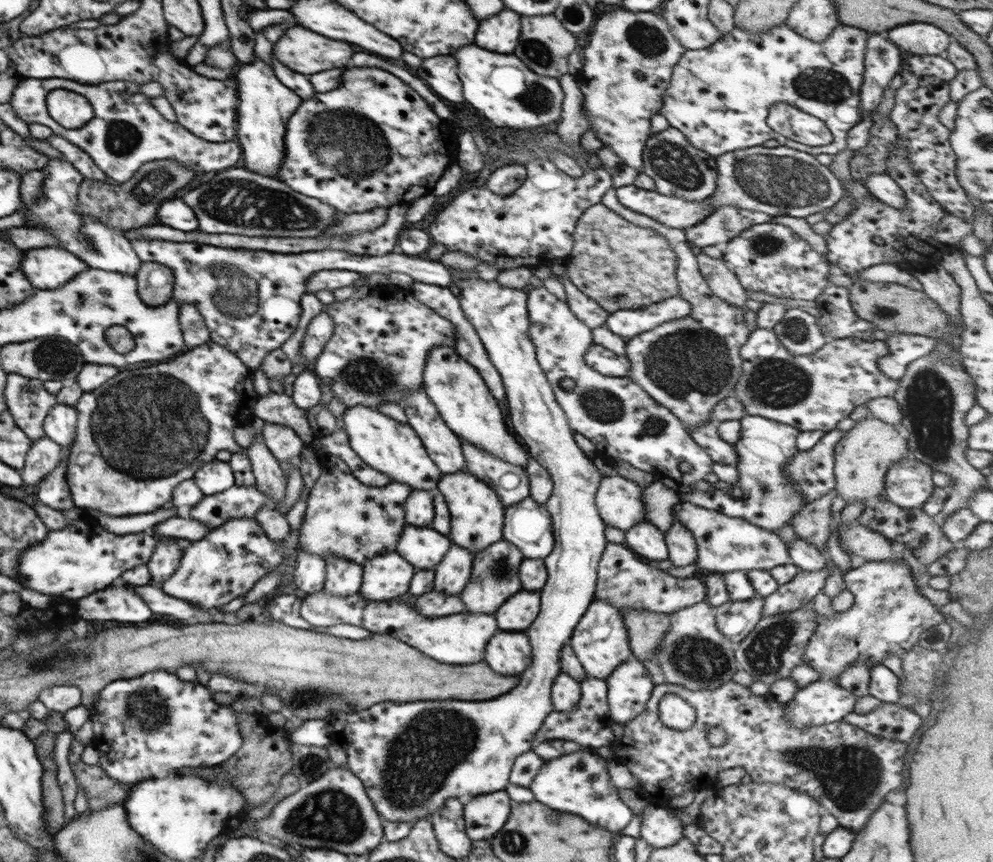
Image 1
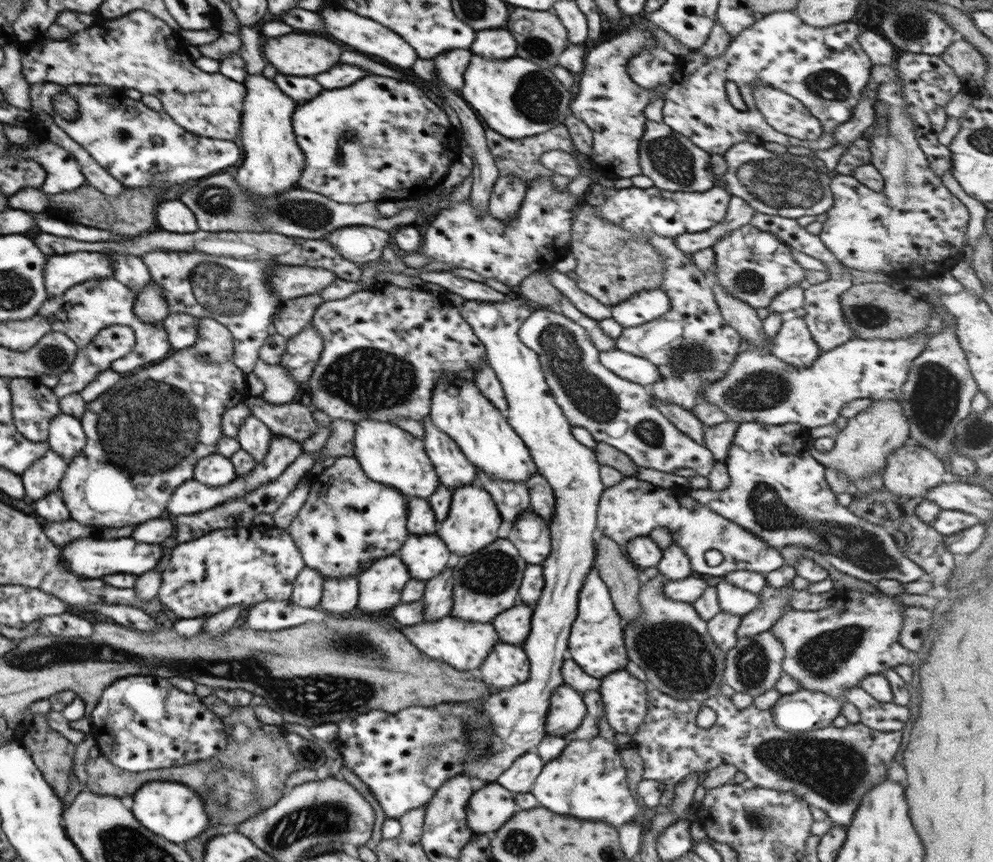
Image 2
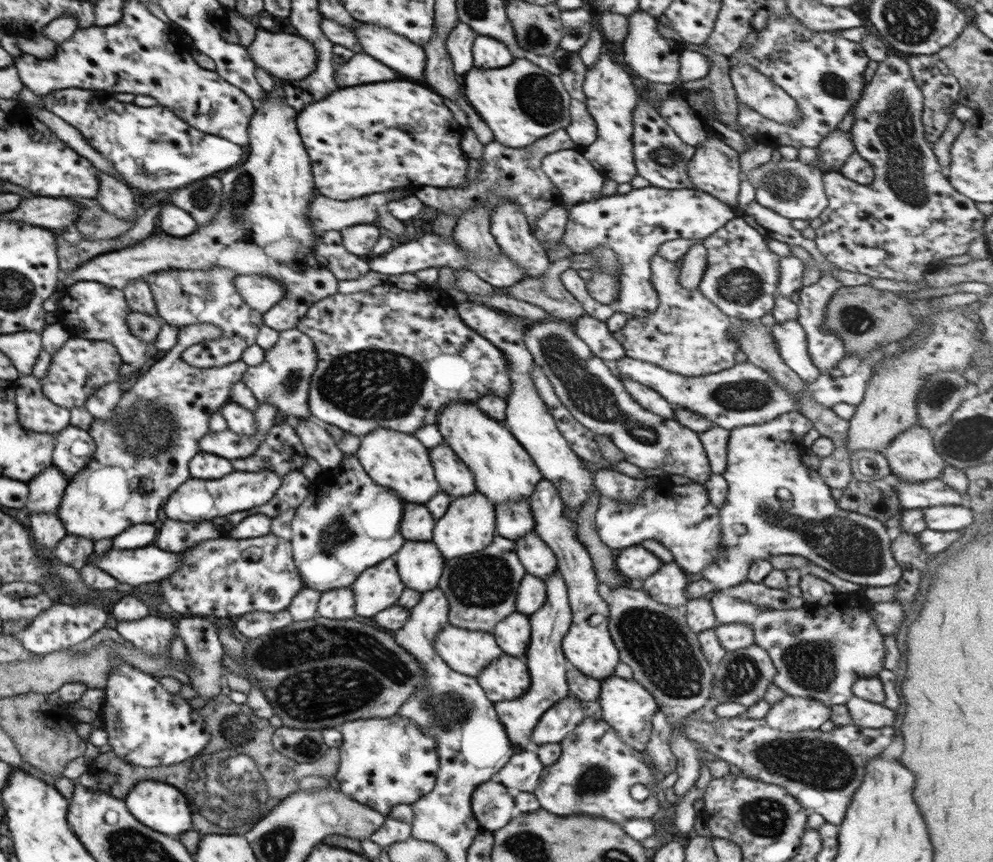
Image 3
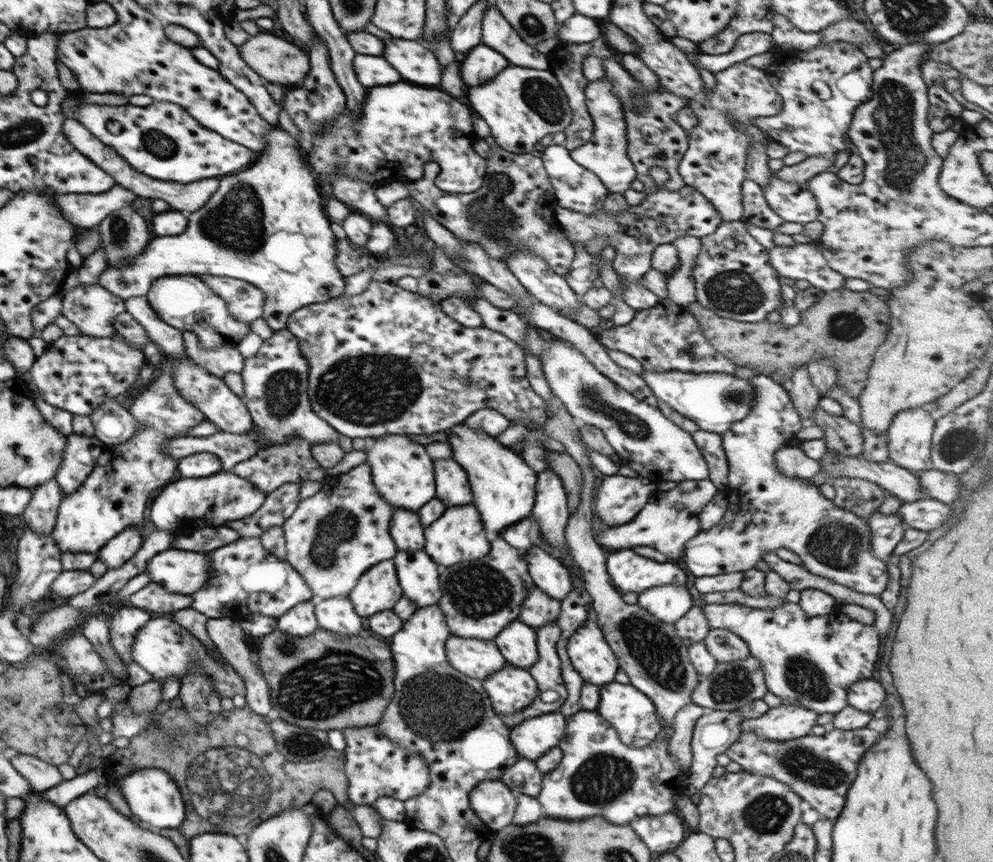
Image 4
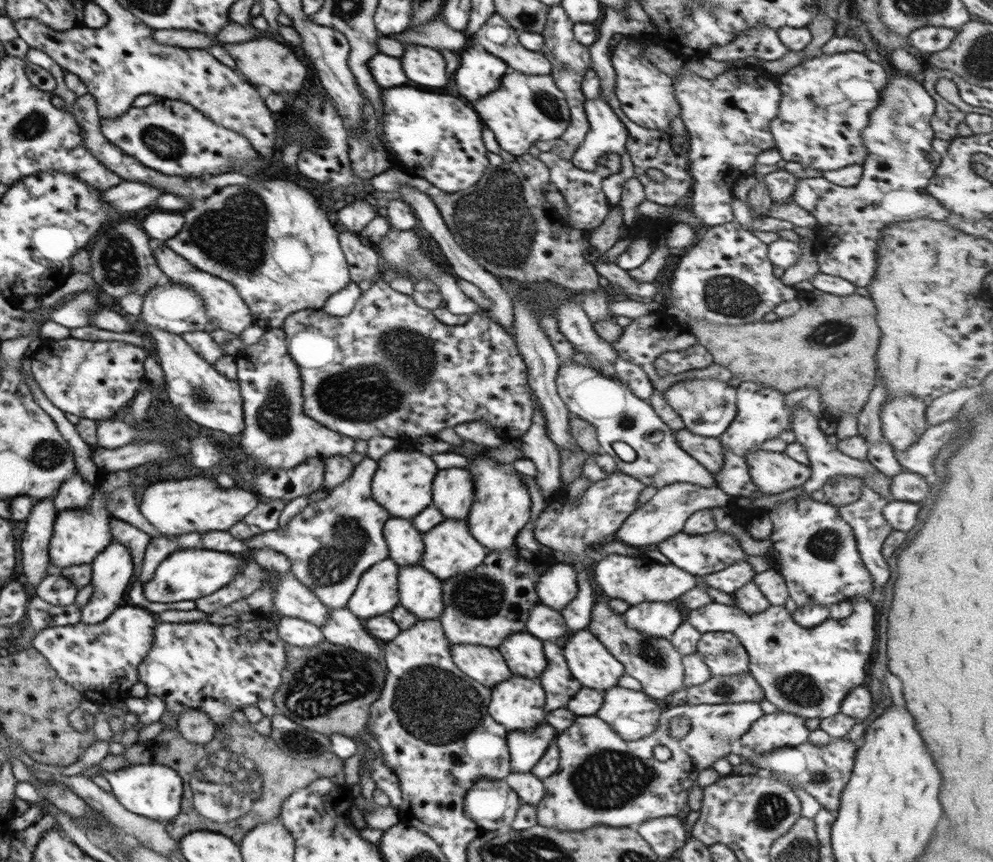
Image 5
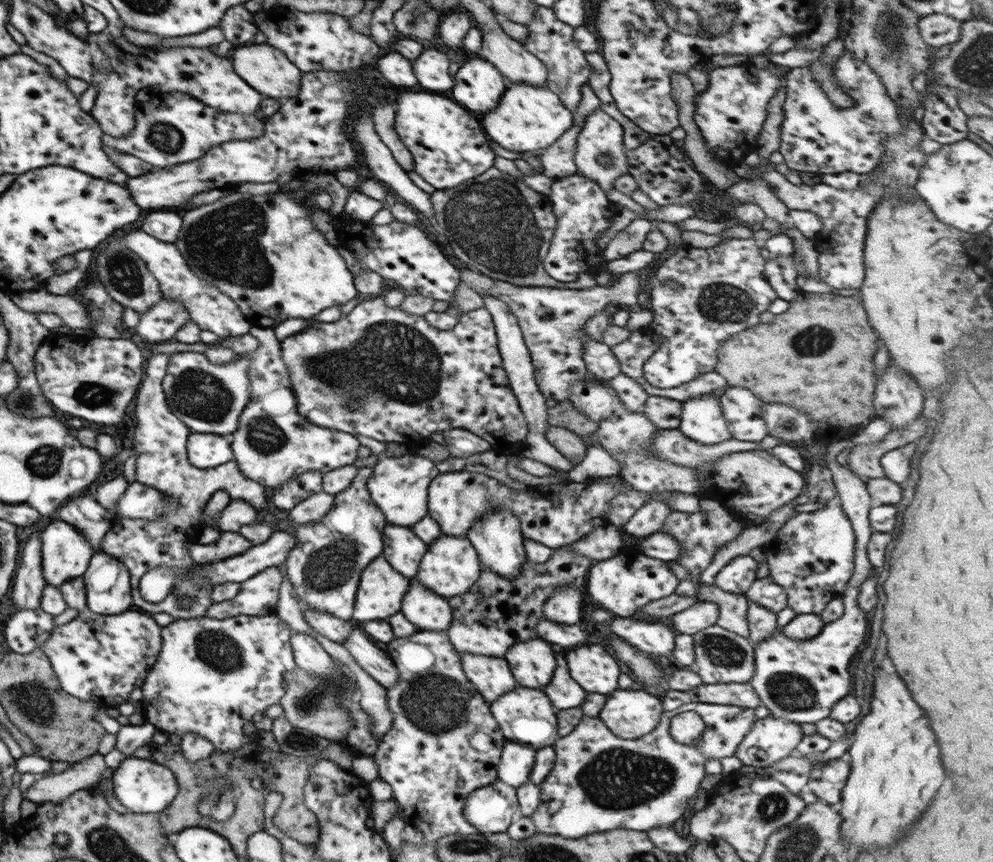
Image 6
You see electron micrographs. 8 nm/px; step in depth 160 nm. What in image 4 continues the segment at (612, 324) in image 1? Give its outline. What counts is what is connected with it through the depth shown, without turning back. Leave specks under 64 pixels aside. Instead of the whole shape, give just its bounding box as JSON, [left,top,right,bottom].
[554,185,722,311]

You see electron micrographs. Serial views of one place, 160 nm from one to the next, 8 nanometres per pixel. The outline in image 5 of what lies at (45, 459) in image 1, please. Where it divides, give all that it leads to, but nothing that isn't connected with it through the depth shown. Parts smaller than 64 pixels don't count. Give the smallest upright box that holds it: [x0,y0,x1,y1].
[19,499,56,591]

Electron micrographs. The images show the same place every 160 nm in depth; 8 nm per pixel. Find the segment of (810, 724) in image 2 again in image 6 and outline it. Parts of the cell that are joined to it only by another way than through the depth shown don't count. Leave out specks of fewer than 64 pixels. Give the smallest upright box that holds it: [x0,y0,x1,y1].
[734,715,803,768]

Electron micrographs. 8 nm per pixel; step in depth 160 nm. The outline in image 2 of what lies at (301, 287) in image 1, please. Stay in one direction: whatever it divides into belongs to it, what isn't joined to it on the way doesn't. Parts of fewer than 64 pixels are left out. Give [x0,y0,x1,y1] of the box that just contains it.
[140,250,506,373]

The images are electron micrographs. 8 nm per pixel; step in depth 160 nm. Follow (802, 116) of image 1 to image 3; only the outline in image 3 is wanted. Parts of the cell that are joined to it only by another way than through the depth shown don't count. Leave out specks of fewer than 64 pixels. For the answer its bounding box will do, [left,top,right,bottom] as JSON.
[728,64,799,123]

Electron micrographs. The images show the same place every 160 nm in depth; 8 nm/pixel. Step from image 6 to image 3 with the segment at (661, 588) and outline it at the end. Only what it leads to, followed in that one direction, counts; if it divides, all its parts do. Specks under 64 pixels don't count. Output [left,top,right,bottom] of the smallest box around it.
[615,544,661,582]

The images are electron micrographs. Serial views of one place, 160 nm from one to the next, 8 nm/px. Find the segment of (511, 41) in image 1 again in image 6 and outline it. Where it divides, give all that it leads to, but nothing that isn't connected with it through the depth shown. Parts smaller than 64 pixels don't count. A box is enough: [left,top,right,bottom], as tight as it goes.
[451,54,507,116]

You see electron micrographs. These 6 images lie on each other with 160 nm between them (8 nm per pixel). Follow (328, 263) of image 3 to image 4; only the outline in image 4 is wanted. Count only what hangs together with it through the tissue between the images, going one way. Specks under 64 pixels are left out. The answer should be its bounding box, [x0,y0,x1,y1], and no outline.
[330,222,374,277]

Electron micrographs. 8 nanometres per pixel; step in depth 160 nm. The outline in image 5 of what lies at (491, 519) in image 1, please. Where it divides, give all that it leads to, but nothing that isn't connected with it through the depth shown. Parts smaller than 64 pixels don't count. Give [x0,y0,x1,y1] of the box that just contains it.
[417,519,488,582]

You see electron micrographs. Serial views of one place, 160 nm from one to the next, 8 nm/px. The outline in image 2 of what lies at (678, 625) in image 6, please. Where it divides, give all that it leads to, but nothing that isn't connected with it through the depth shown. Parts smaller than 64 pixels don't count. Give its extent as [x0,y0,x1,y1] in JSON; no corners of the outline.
[714,580,909,699]

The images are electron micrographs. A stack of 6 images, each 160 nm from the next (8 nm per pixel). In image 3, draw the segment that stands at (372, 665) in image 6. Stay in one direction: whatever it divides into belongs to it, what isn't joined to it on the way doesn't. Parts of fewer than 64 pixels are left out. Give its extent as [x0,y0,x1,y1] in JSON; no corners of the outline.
[316,587,354,620]

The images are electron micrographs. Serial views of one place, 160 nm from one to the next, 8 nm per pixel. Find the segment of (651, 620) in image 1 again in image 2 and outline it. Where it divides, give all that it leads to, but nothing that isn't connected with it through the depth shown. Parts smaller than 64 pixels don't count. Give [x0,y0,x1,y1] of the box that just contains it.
[595,537,641,622]

